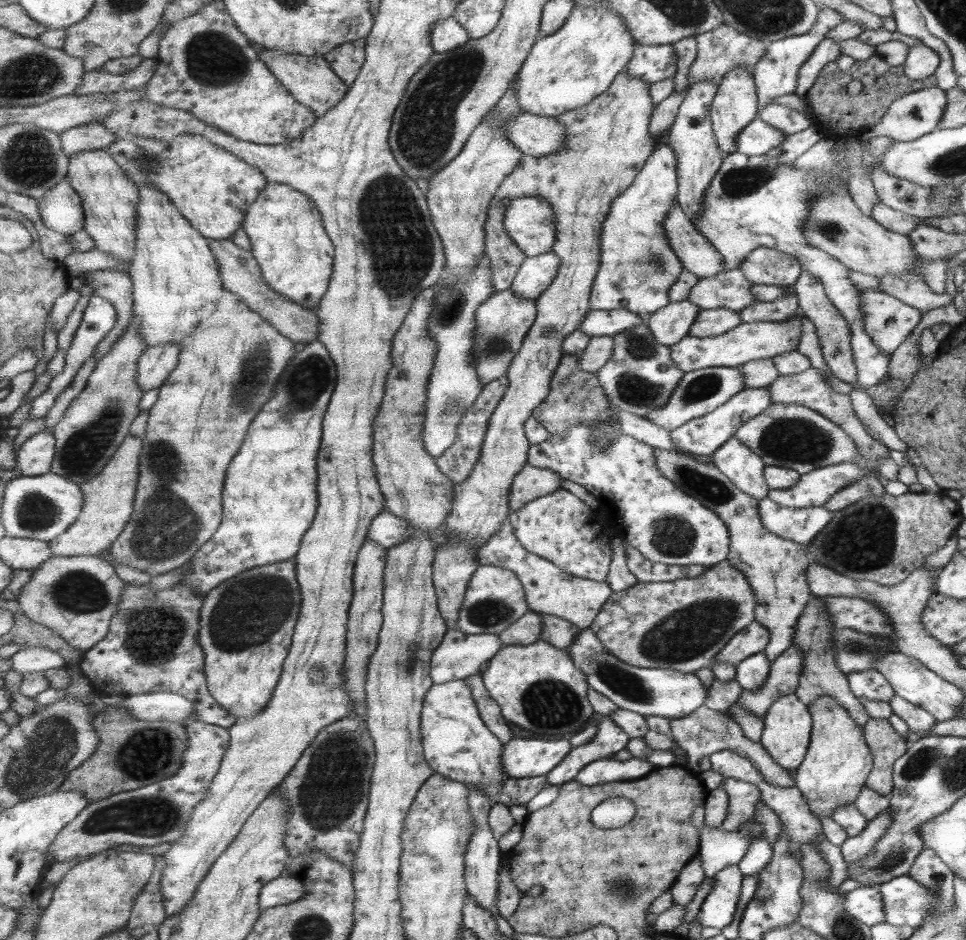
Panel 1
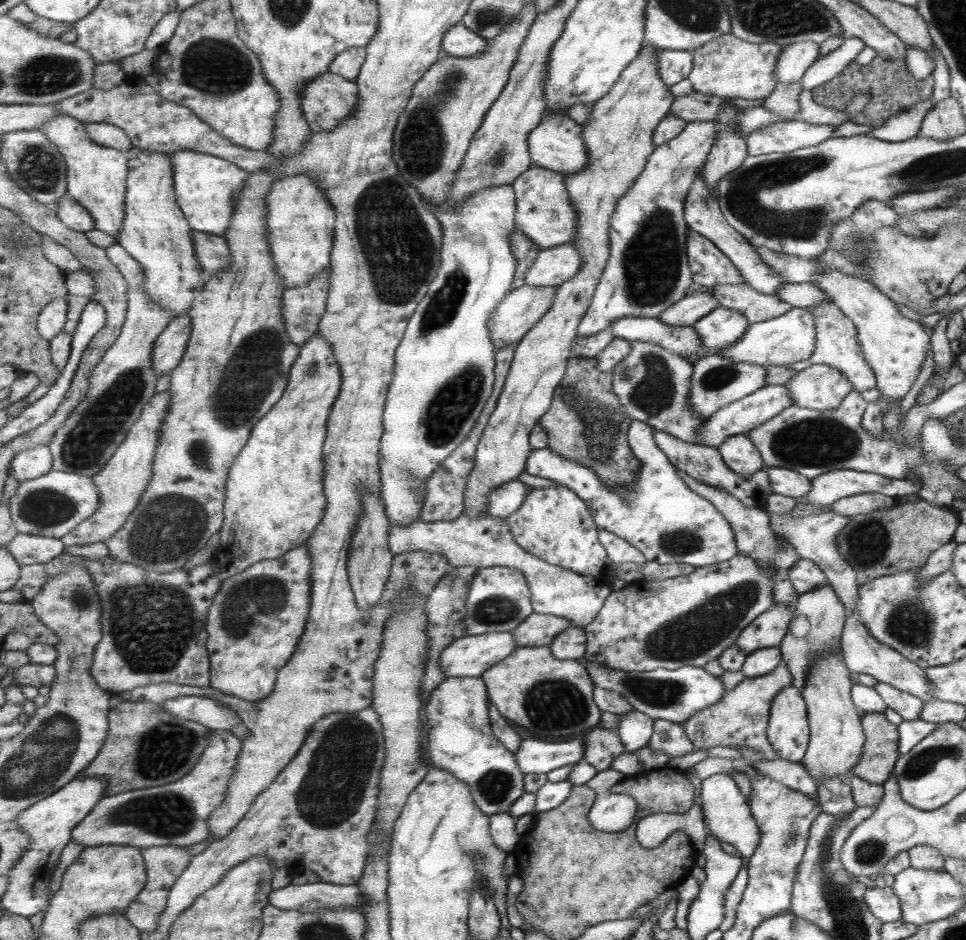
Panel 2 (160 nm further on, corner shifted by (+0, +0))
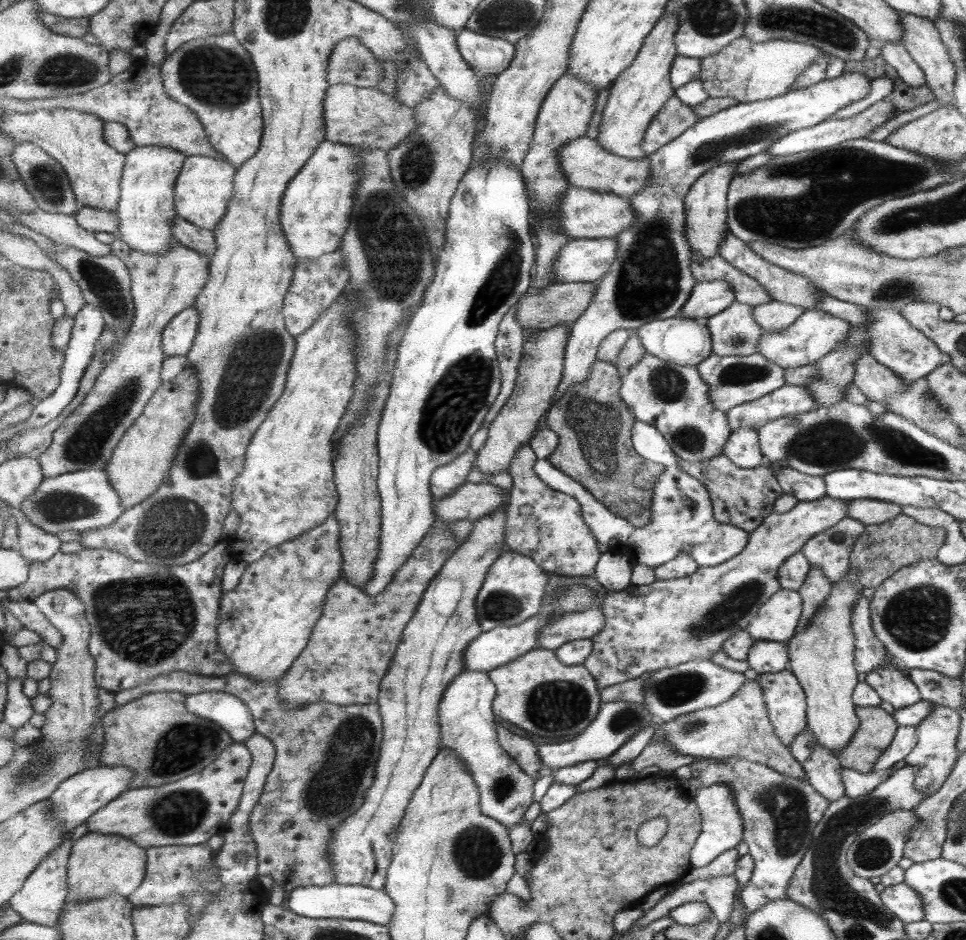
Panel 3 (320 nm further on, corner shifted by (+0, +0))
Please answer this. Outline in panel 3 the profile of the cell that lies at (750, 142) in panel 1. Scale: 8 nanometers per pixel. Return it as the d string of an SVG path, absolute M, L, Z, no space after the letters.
M882 99L849 118L836 119L835 117L829 117L827 120L824 120L815 126L801 128L790 132L785 136L781 136L781 138L775 140L773 144L770 144L770 146L766 148L766 151L771 153L772 156L789 156L799 152L817 151L819 148L835 146L846 140L861 138L862 136L869 134L874 128L883 126L889 119L893 118L894 111L895 108L893 108L889 102L883 102Z

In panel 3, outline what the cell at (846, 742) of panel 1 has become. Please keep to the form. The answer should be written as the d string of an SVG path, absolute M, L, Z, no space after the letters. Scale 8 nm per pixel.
M849 569L847 576L839 582L832 584L822 607L810 620L809 626L802 631L797 631L788 639L786 652L789 654L789 665L785 670L794 673L798 683L805 693L806 701L806 726L813 733L815 740L825 748L828 748L835 756L841 750L851 735L858 727L859 720L855 715L855 705L852 703L854 686L858 683L853 666L854 638L851 632L851 611L856 601L856 592L861 589L858 584L859 576L855 570Z

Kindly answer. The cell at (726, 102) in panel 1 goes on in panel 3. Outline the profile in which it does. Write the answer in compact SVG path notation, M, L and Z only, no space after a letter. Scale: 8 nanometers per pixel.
M739 160L720 163L719 166L701 175L701 178L697 179L697 182L691 186L691 190L687 193L687 237L691 241L692 256L698 256L700 260L704 260L706 256L720 254L720 248L727 237L727 230L730 230L727 224L728 192L730 184L737 174L739 163Z

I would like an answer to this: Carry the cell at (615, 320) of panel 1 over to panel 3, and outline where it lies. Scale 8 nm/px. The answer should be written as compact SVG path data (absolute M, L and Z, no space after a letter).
M677 316L647 322L636 330L648 352L667 362L697 367L700 362L707 360L714 353L709 325L702 320Z

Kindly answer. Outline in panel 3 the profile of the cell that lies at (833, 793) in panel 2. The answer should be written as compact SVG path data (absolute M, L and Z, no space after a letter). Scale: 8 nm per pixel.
M806 726L788 748L794 759L802 765L806 782L823 795L825 800L830 803L844 795L839 761L828 748L815 740L809 727Z

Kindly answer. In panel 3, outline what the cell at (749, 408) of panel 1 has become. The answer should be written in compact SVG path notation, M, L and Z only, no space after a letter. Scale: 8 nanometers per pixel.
M783 385L769 394L732 408L728 414L732 432L738 428L751 427L755 431L762 424L782 416L791 416L815 410L818 402L804 386Z

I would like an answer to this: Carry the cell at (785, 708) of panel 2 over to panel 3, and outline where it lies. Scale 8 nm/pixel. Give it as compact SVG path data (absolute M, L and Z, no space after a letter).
M787 670L763 673L758 675L756 680L761 683L762 692L764 693L767 717L773 725L778 739L788 748L794 742L796 736L799 736L806 728L805 693L802 691L802 687L794 673Z

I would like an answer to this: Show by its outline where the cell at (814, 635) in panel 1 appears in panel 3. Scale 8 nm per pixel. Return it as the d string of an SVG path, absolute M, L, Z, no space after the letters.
M812 565L805 582L797 590L802 599L802 612L798 626L794 628L795 633L809 626L810 620L814 618L818 608L822 607L825 602L831 587L832 584L823 576L823 572L817 566Z

